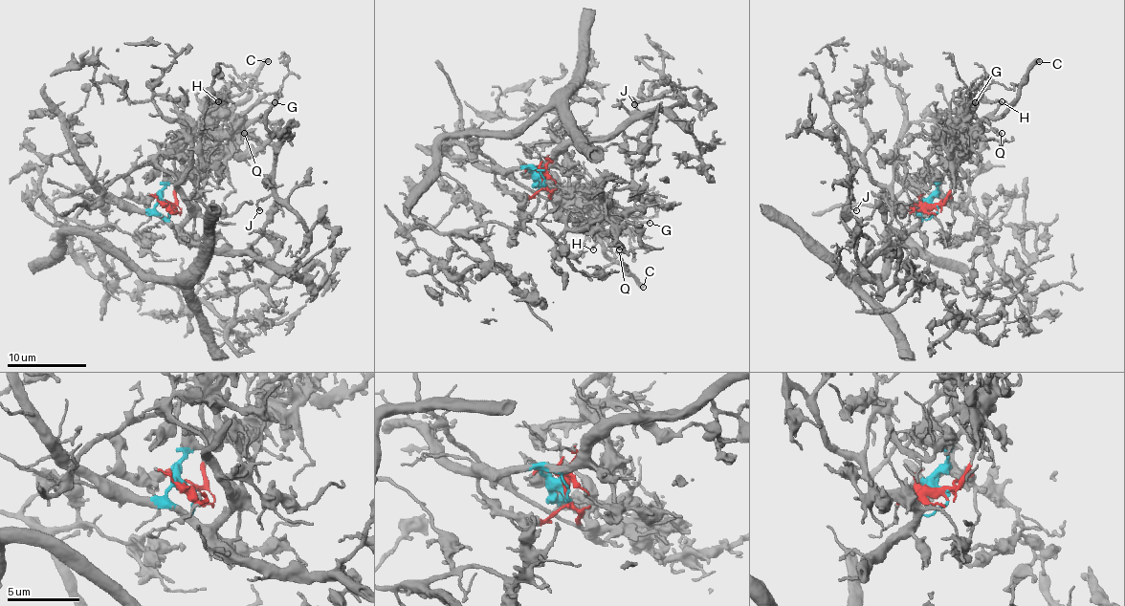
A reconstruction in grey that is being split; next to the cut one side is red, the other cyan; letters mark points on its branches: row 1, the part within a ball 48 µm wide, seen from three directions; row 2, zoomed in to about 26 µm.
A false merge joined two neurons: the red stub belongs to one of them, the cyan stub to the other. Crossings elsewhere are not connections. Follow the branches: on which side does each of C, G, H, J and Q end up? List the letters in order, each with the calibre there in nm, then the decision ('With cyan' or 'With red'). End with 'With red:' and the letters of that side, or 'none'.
C: Thickness 400 nm. With red
G: Thickness 160 nm. With red
H: Thickness 130 nm. With red
J: Thickness 140 nm. With cyan
Q: Thickness 170 nm. With red
With red: C, G, H, Q

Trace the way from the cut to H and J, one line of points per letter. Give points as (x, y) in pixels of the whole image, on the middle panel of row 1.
H: (541, 180), (549, 192), (549, 198), (573, 212), (593, 231), (593, 249)
J: (541, 180), (569, 144), (609, 140), (635, 120), (681, 102), (675, 90), (633, 98), (635, 104)

